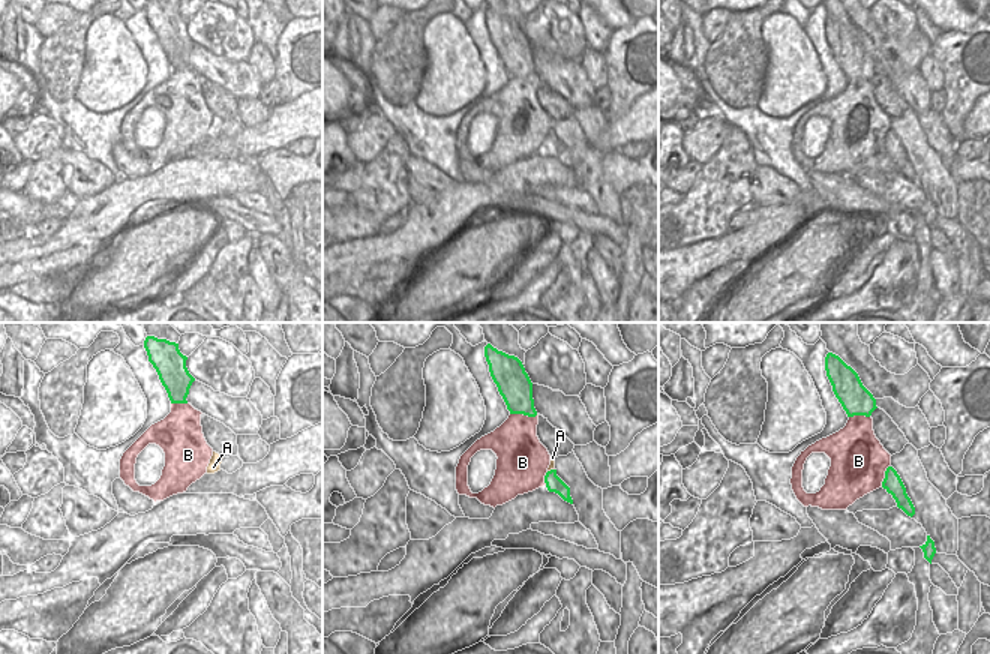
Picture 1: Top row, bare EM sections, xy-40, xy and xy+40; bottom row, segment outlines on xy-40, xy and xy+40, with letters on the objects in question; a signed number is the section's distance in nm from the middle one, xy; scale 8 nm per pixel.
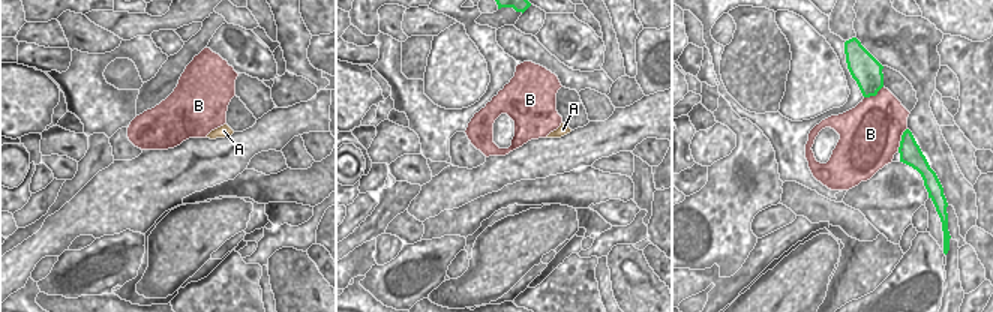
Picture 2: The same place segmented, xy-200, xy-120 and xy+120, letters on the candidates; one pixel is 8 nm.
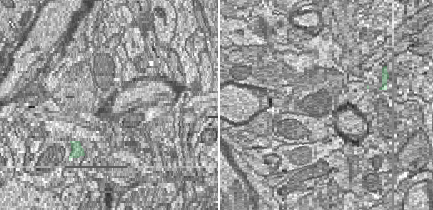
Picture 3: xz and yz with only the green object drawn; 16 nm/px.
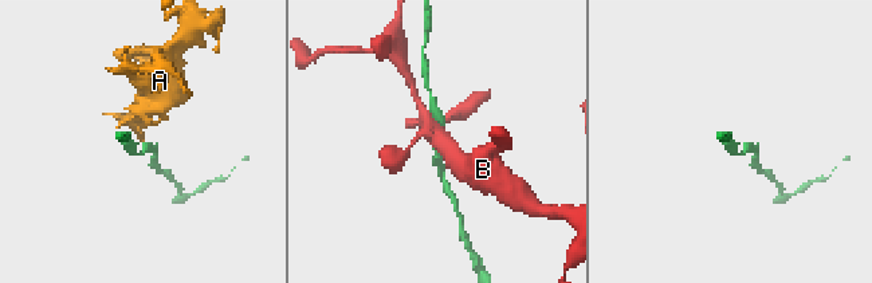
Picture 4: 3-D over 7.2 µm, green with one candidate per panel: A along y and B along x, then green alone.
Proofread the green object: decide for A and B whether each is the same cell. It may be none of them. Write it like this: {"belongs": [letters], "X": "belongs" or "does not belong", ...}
{"belongs": [], "A": "does not belong", "B": "does not belong"}

